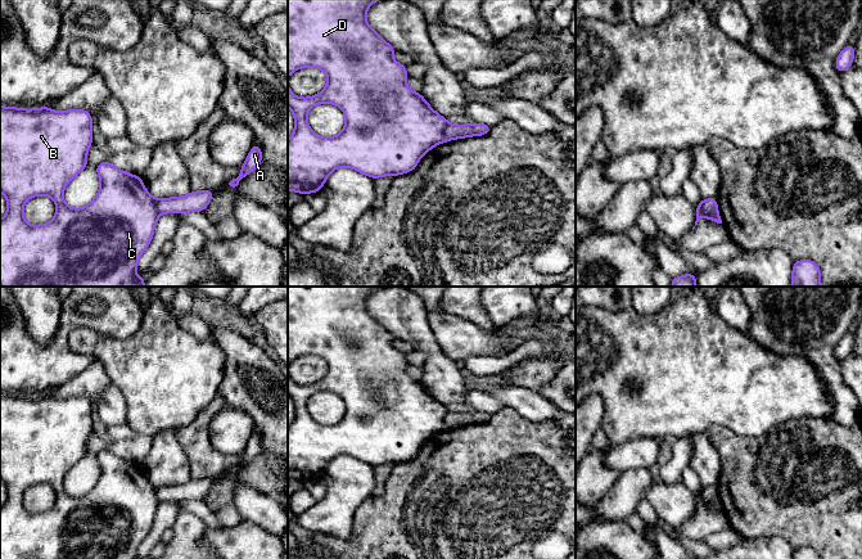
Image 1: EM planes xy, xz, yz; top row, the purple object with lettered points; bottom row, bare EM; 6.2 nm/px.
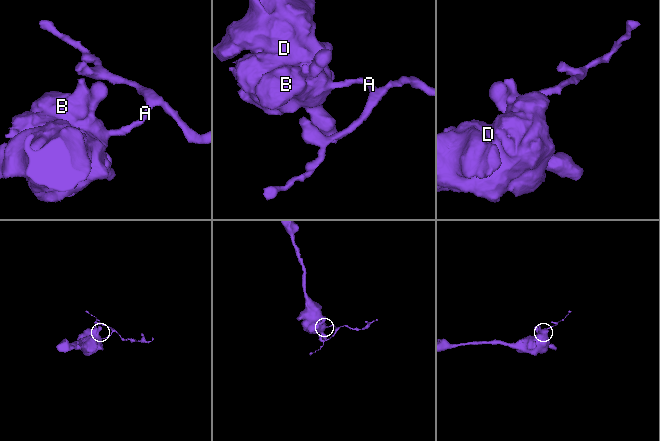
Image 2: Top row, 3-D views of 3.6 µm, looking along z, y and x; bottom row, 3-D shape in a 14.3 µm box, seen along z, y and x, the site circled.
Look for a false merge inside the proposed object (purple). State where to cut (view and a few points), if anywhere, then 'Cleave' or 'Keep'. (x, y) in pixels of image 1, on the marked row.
Split along yz (699, 204), (705, 211), (712, 211), (716, 207). Cleave

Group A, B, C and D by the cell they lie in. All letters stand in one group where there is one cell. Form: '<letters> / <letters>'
A / B C D

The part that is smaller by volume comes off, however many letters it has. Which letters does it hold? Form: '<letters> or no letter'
A

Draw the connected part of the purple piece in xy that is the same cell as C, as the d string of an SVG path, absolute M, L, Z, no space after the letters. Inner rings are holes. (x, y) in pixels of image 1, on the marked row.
M0 105L0 191L6 197L6 213L0 220L0 287L144 287L145 278L136 275L139 257L149 247L159 211L157 208L157 199L145 189L140 176L131 175L123 170L117 168L108 161L96 166L96 173L100 179L100 189L96 197L84 208L71 208L64 198L63 191L66 185L76 177L87 166L87 150L92 144L92 117L86 109L67 109L57 112L49 107L23 109L14 107ZM37 195L50 197L57 212L51 221L42 225L31 225L23 217L24 203Z

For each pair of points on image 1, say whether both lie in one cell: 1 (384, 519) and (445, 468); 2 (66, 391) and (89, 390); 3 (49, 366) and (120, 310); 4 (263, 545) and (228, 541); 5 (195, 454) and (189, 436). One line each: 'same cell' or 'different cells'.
1: same cell
2: same cell
3: same cell
4: same cell
5: same cell

